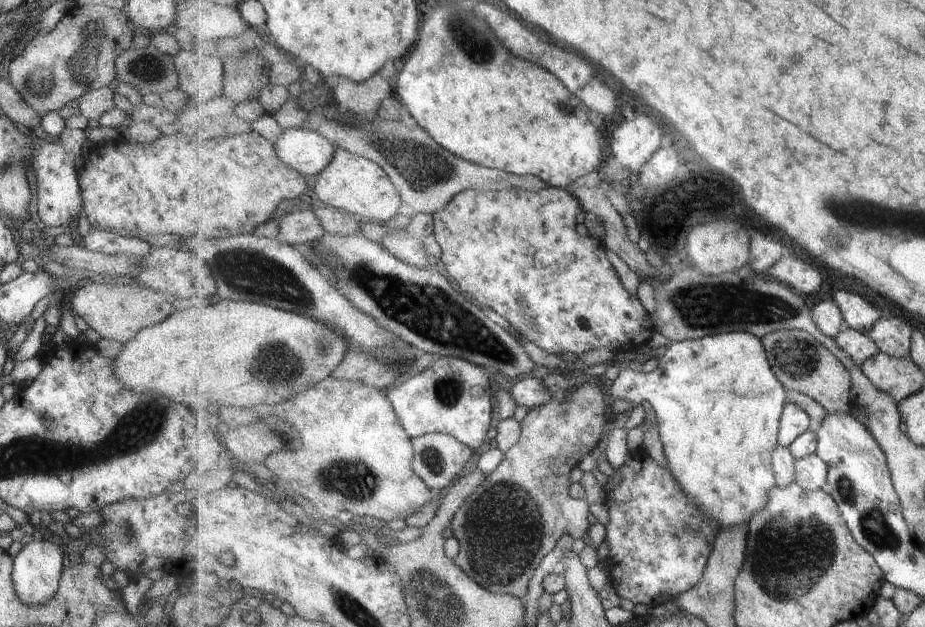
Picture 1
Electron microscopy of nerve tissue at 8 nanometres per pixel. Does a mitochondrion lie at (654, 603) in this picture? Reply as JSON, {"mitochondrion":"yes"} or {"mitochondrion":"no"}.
{"mitochondrion":"no"}

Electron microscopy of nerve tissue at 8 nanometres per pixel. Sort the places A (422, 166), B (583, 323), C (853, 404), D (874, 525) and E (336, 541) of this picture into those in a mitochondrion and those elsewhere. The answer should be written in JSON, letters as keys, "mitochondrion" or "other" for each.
{"A":"mitochondrion","B":"other","C":"other","D":"mitochondrion","E":"other"}

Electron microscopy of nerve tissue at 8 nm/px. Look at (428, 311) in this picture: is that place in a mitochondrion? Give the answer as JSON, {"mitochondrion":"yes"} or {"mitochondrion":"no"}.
{"mitochondrion":"yes"}

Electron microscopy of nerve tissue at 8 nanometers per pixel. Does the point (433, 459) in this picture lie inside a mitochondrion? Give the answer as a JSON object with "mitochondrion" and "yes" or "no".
{"mitochondrion":"yes"}

